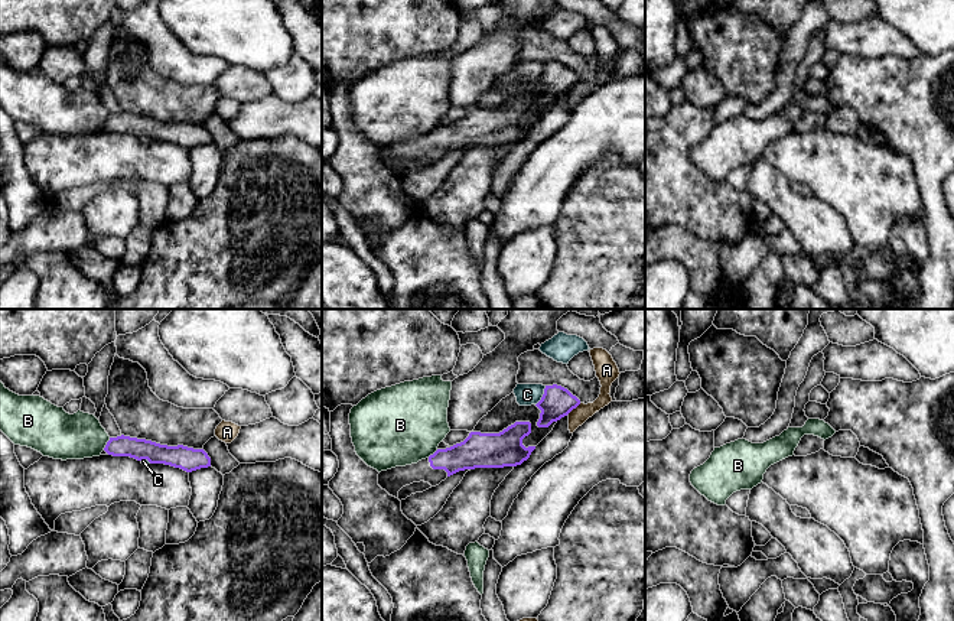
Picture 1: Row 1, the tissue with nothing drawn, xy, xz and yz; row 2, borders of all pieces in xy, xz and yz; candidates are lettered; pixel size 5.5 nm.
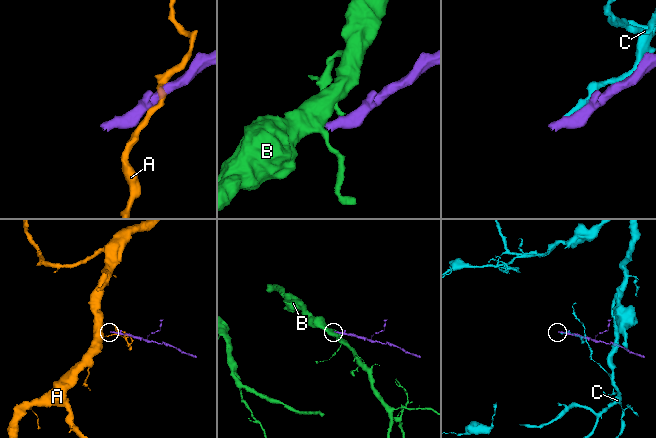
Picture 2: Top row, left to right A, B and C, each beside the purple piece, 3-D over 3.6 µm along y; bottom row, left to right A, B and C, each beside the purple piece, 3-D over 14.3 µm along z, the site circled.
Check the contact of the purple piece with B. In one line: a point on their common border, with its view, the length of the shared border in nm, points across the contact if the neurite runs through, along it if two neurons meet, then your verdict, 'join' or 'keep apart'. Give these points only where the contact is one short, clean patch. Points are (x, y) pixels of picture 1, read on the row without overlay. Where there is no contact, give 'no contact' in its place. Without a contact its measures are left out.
xy (107, 120) | 80 nm | along xy (110, 114), (103, 126) | keep apart

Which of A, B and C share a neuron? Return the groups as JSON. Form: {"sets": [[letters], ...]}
{"sets": [["A"], ["B"], ["C"]]}

